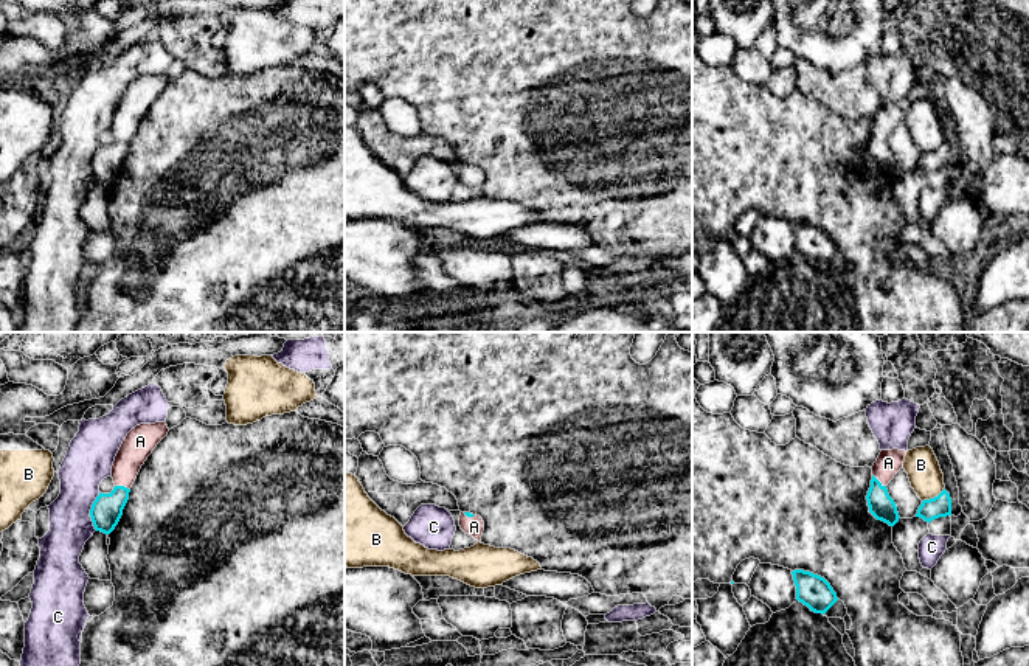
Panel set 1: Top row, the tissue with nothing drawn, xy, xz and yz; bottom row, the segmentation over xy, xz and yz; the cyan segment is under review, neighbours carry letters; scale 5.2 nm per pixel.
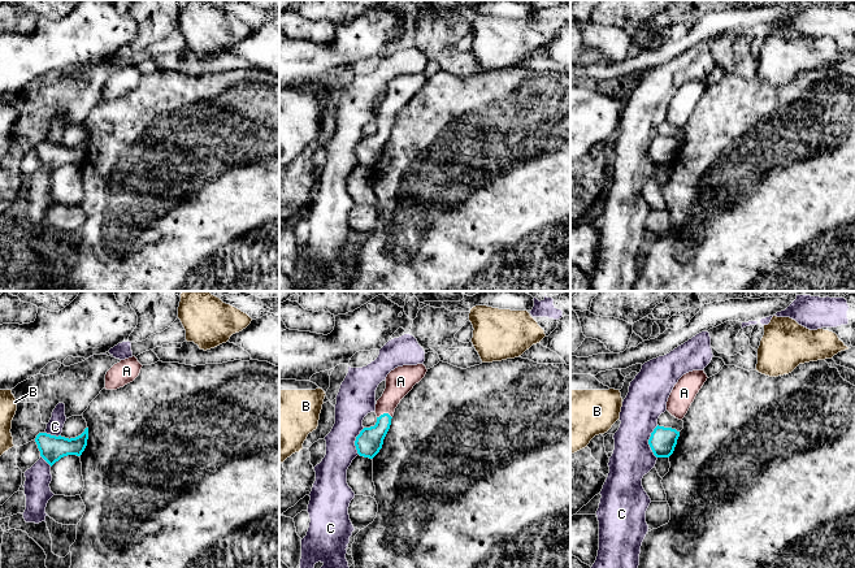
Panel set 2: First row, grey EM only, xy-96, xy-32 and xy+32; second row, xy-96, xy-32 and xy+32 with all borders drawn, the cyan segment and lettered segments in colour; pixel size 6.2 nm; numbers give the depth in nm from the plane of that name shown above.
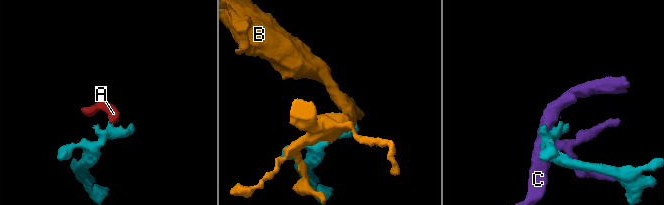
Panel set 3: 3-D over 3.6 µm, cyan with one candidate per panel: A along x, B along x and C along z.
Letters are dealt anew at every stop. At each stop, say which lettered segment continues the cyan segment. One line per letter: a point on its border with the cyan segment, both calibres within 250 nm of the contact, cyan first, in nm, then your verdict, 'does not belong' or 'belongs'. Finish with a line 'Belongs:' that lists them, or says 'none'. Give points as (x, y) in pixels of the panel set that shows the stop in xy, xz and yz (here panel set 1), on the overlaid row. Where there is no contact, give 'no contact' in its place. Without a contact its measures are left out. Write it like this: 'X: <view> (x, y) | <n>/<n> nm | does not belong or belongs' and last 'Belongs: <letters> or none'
A: xy (123, 486) | 160/160 nm | belongs
B: yz (935, 497) | 110/170 nm | does not belong
C: xy (90, 511) | 160/240 nm | does not belong
Belongs: A

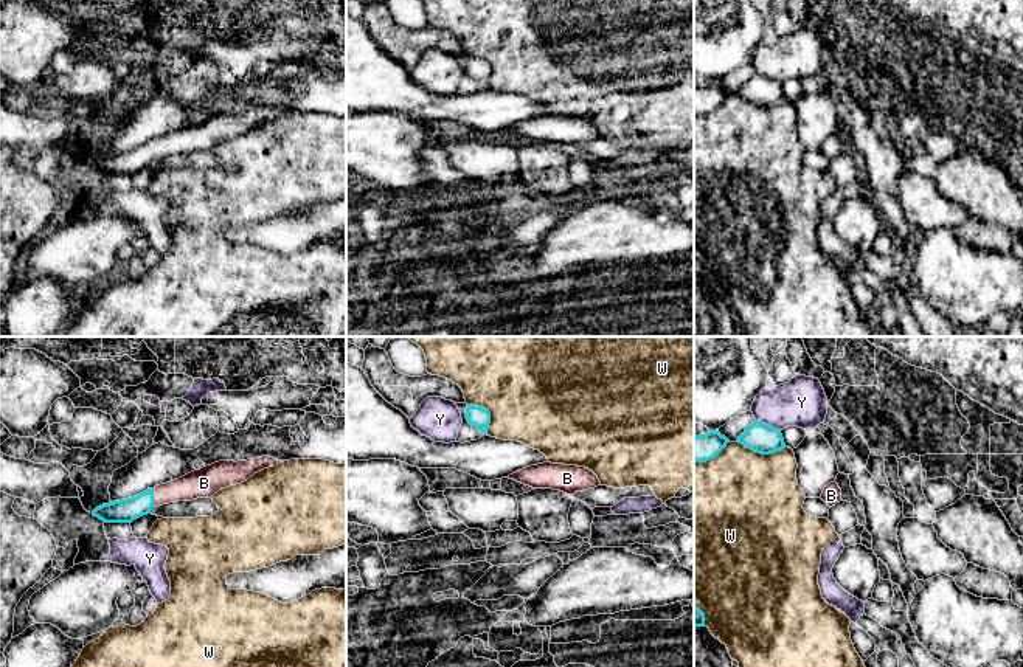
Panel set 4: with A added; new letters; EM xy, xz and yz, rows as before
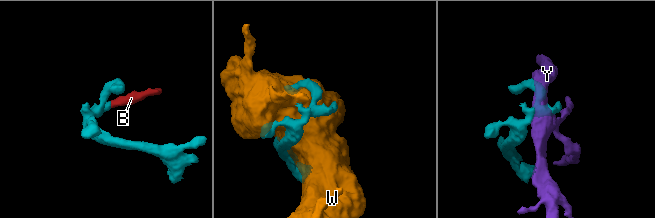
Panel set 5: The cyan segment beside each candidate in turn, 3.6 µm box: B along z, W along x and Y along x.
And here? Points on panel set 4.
B: xy (152, 498) | 120/140 nm | belongs
W: yz (761, 453) | 160/500 nm | does not belong
Y: yz (769, 425) | 160/260 nm | does not belong
Belongs: B

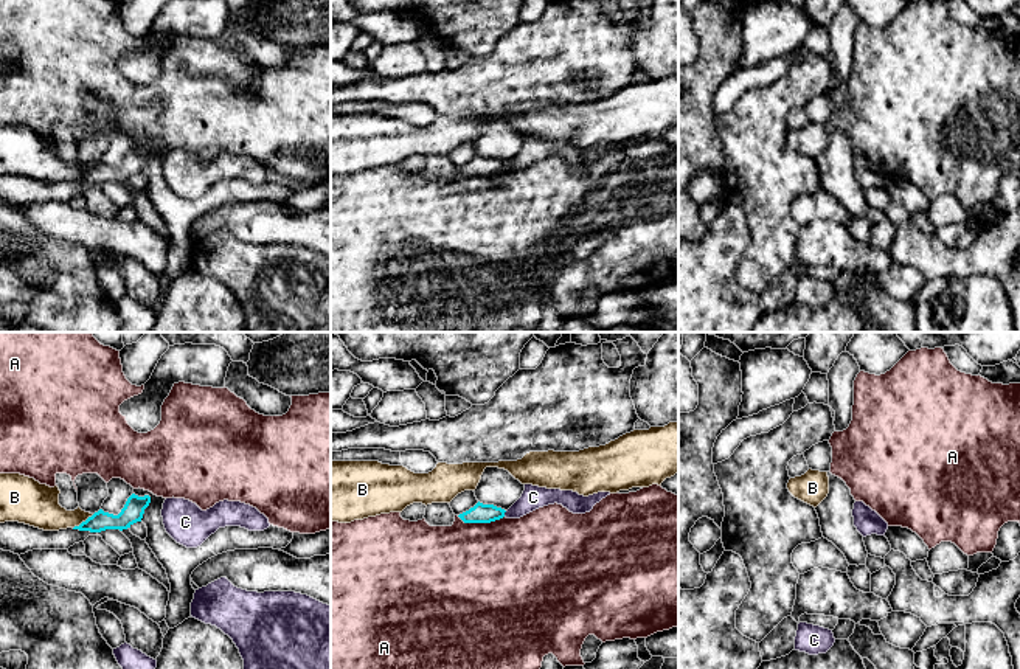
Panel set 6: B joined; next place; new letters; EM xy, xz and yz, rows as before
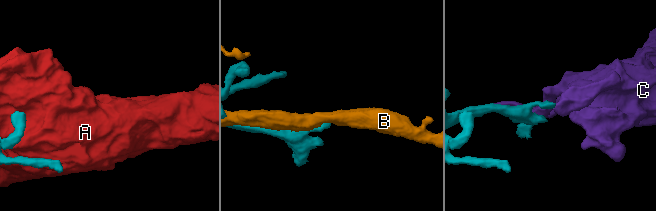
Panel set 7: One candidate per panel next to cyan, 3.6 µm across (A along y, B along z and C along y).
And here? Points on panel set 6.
A: xz (480, 522) | 100/500 nm | does not belong
B: xy (83, 522) | 100/220 nm | does not belong
C: xz (503, 514) | 100/120 nm | does not belong
Belongs: none

